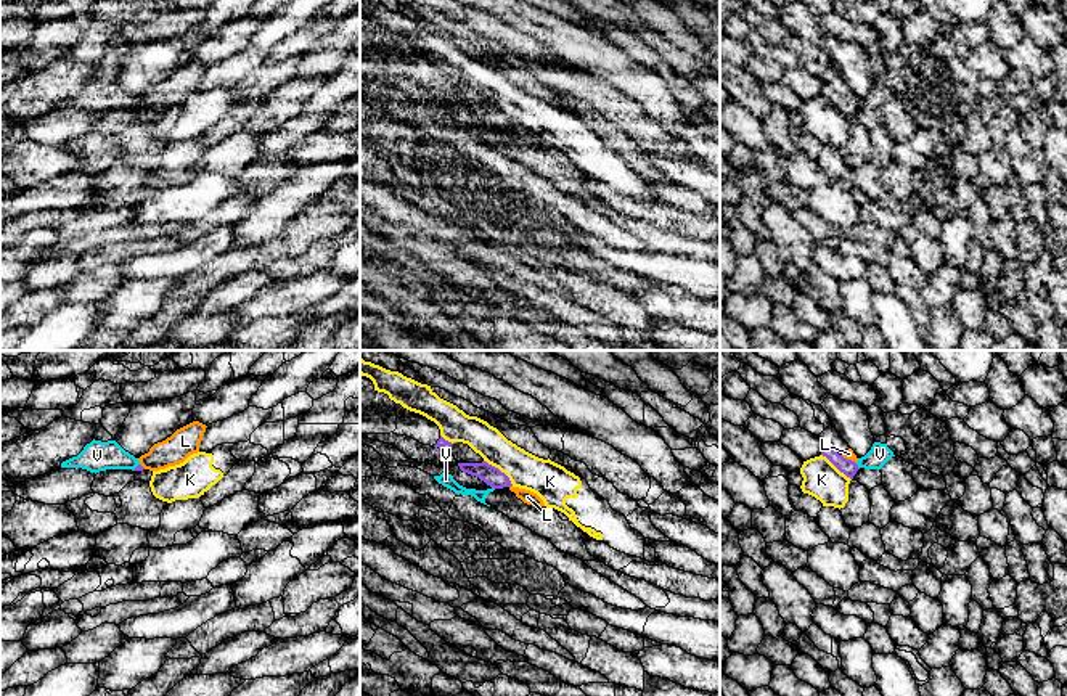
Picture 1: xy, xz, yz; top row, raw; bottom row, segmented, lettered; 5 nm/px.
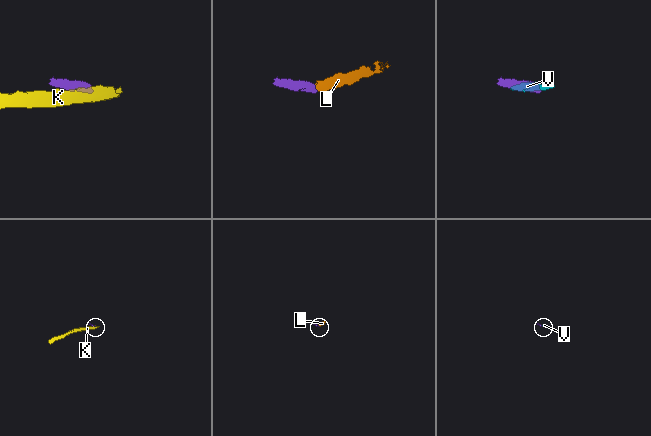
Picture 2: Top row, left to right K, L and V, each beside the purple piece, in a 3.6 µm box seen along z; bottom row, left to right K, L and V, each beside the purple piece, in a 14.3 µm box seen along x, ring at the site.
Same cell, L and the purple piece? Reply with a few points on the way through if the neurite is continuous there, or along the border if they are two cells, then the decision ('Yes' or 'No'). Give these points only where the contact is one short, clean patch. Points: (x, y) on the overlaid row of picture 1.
Path across: yz (847, 466), (849, 460), (849, 454). Yes

